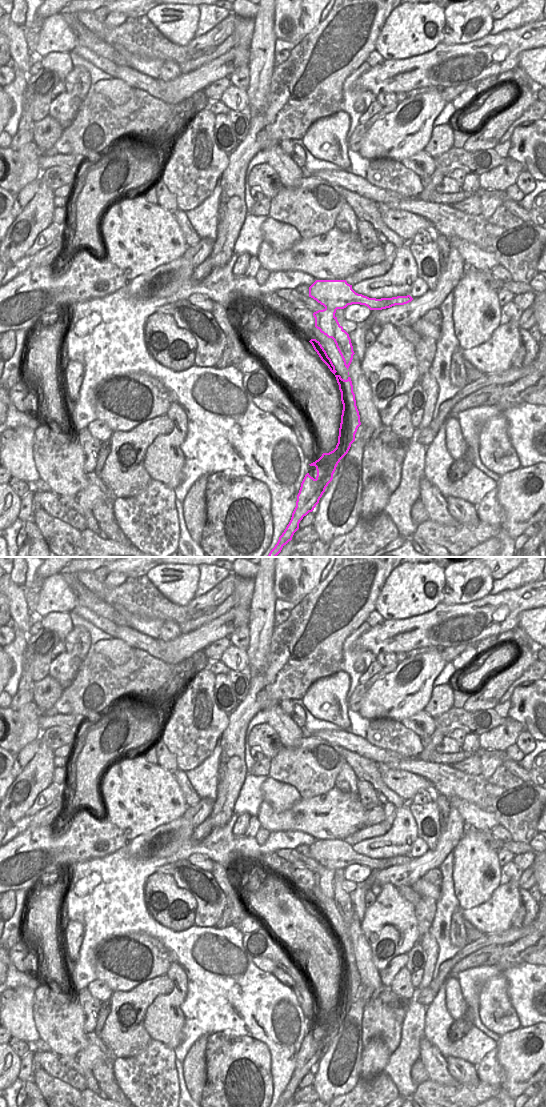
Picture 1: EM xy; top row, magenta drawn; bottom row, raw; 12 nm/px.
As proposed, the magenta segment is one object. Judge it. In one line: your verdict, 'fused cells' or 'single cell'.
fused cells

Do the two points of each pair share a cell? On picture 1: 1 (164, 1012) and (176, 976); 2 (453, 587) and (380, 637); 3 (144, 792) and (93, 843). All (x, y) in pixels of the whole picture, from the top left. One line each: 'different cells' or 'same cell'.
1: same cell
2: different cells
3: different cells

